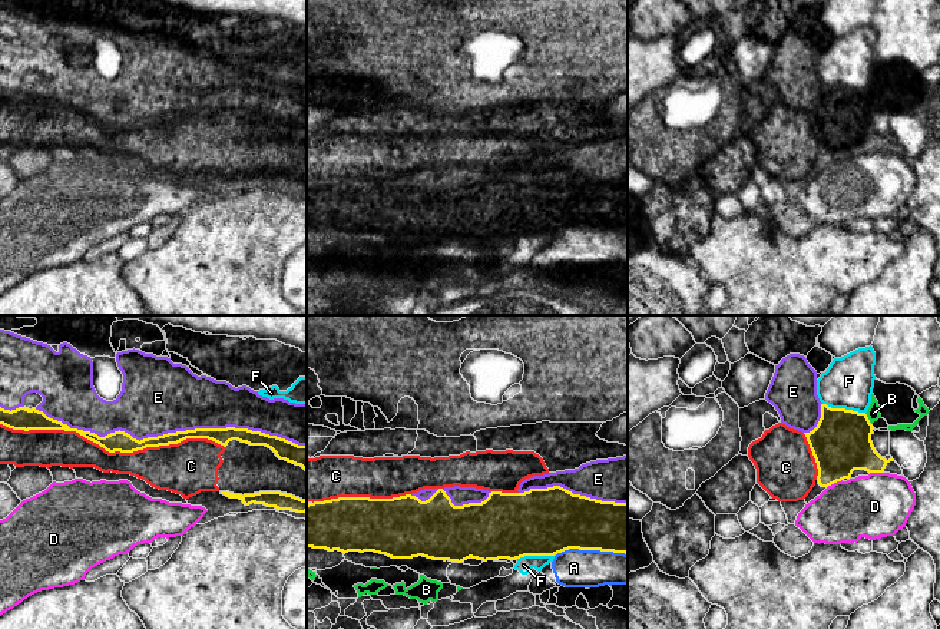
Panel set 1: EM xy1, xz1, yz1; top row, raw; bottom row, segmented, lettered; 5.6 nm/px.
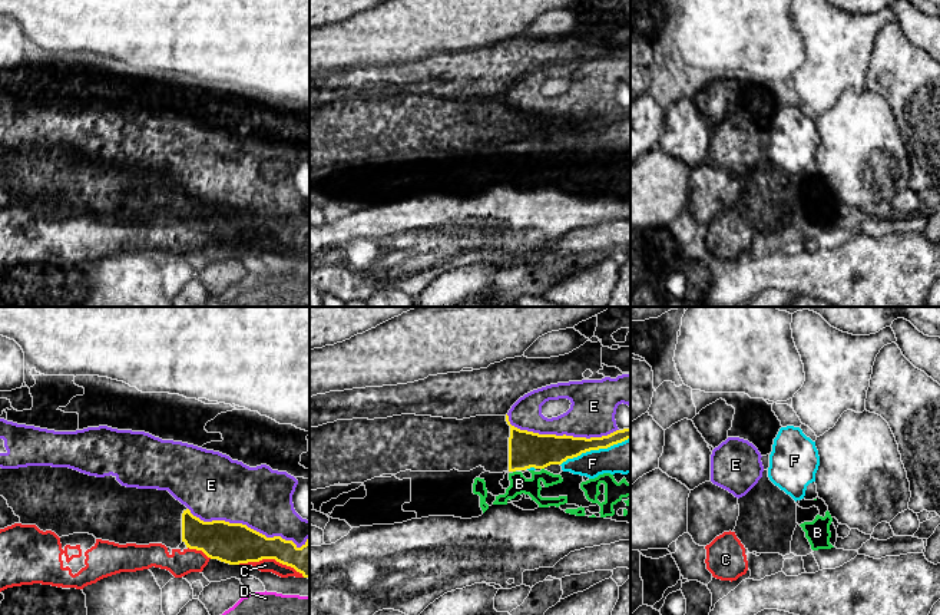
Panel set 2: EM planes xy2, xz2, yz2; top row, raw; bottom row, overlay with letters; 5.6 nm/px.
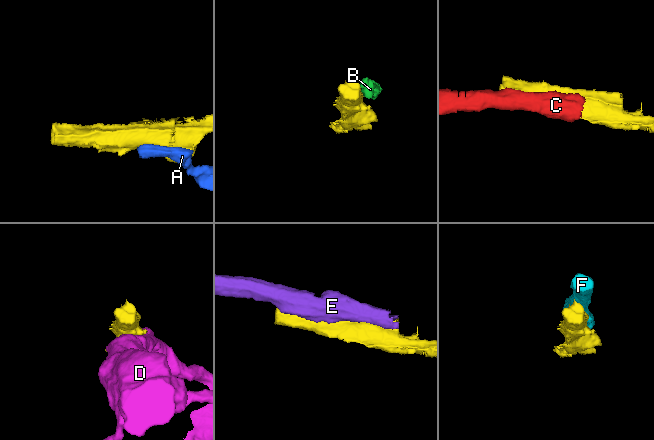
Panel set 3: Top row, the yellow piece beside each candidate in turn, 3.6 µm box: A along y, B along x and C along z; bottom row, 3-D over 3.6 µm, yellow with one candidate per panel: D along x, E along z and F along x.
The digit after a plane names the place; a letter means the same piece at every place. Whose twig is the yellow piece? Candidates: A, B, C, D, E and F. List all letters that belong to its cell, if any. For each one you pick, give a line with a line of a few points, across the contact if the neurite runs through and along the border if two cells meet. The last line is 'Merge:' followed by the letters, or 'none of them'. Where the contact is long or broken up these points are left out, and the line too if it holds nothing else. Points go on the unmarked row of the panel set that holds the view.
Merge: none of them

